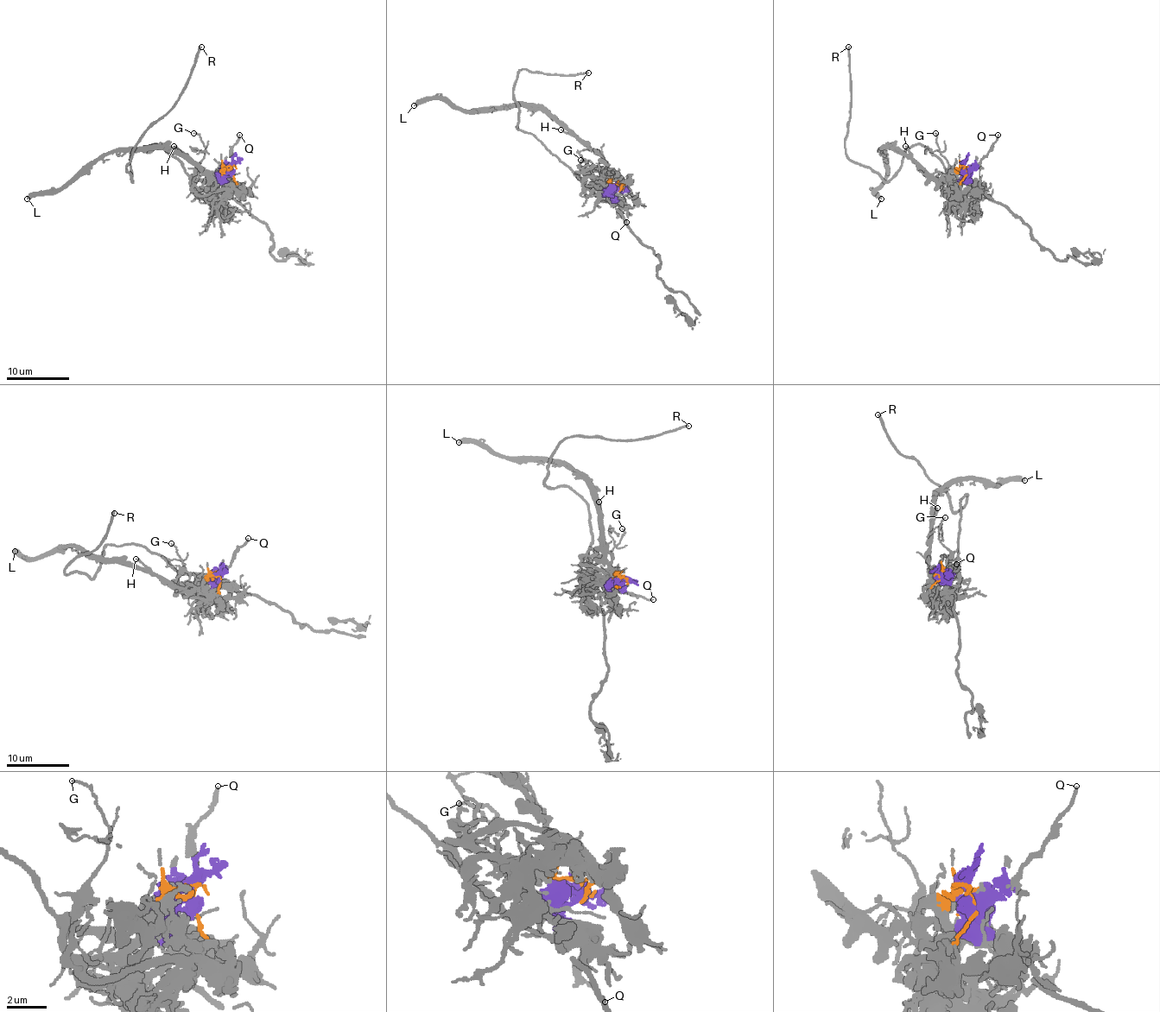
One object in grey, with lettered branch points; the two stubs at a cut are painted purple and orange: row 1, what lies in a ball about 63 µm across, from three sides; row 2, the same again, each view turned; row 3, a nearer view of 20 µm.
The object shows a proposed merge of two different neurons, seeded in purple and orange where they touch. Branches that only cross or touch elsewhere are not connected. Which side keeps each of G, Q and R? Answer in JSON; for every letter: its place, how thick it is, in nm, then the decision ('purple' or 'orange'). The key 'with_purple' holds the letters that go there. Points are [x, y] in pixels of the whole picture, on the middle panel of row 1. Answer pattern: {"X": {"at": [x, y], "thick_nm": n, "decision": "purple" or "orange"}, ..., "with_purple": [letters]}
{"G": {"at": [580, 160], "thick_nm": 110, "decision": "orange"}, "Q": {"at": [626, 222], "thick_nm": 160, "decision": "purple"}, "R": {"at": [588, 72], "thick_nm": 240, "decision": "orange"}, "with_purple": ["Q"]}

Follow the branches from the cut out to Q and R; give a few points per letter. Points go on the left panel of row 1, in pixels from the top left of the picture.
Q: (231, 168), (226, 170), (232, 162), (231, 149), (239, 134)
R: (231, 168), (193, 186), (184, 167), (151, 145), (129, 155), (131, 180), (127, 165), (172, 107), (201, 47)

